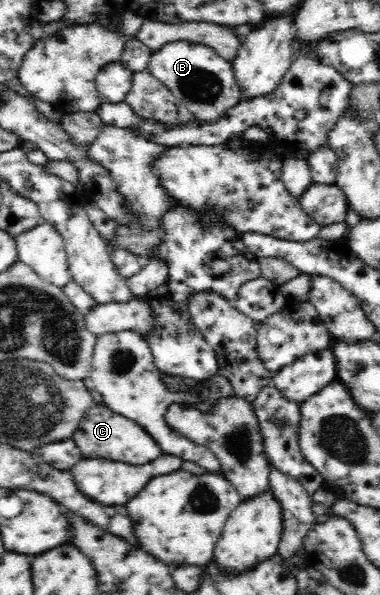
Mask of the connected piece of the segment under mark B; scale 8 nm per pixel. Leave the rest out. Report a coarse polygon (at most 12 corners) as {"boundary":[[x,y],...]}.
{"boundary":[[175,41],[146,72],[199,122],[242,102],[232,63]]}

